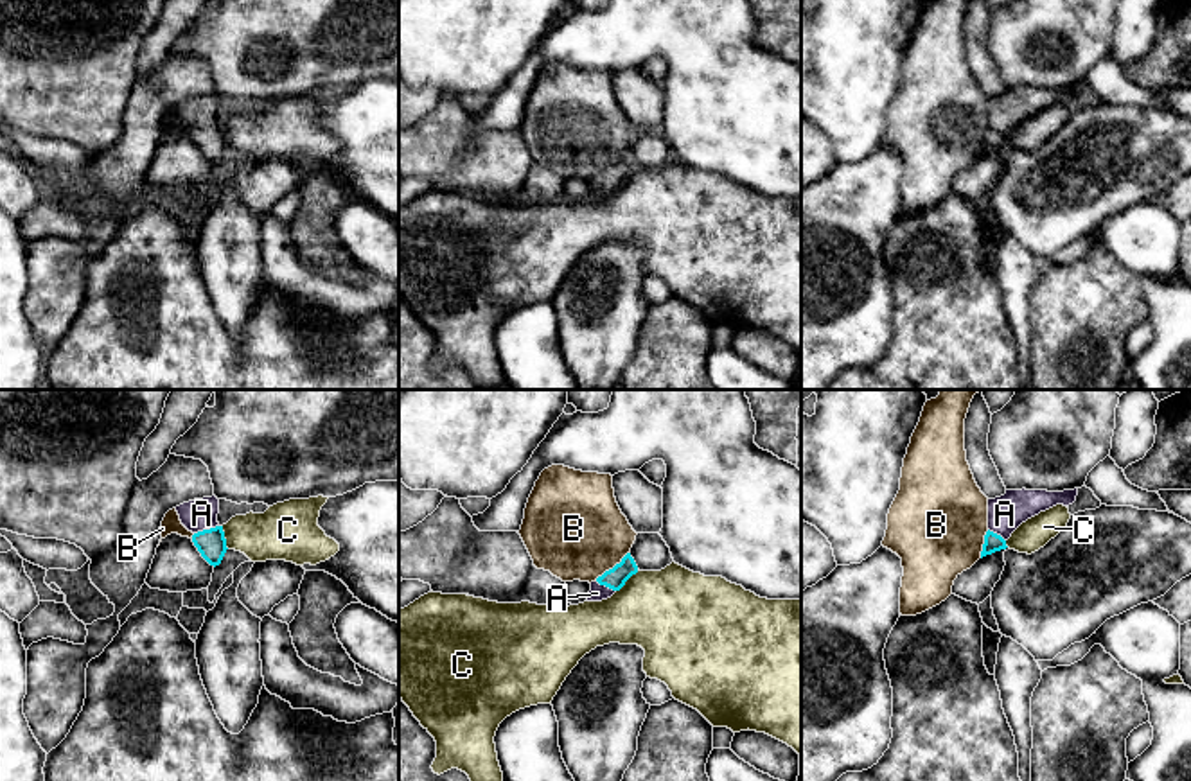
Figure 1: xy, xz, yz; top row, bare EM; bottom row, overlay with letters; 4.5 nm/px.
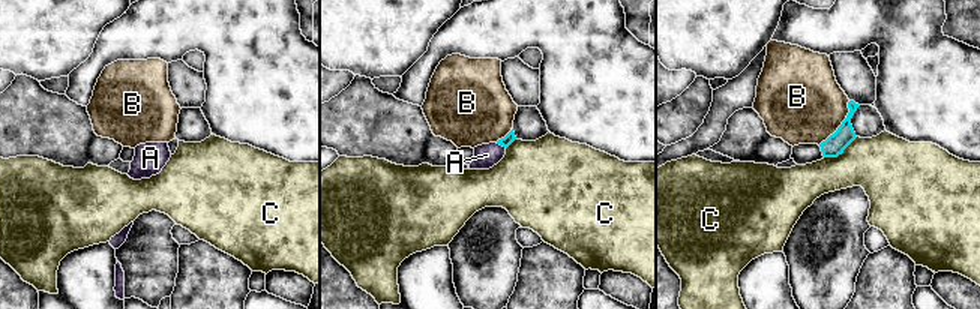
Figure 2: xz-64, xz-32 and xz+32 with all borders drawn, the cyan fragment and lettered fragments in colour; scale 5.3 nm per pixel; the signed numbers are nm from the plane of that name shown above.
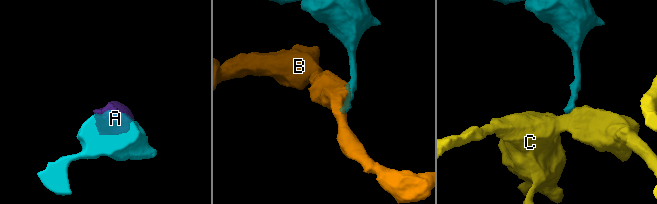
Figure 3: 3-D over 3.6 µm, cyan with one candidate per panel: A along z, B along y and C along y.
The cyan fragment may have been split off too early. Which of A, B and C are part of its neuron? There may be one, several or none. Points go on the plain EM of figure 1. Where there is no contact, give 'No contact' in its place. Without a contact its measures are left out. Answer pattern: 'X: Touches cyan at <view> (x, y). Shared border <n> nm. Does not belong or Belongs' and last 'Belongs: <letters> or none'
A: Touches cyan at xy (205, 128). Shared border 120 nm. Belongs
B: Touches cyan at xz (613, 166). Shared border 200 nm. Does not belong
C: Touches cyan at xz (627, 176). Shared border 140 nm. Does not belong
Belongs: A

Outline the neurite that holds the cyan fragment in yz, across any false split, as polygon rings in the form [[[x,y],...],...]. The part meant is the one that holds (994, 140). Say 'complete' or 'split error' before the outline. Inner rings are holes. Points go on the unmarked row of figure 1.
split error | [[[1078,86],[1063,90],[1047,88],[1006,88],[1004,93],[988,97],[988,129],[981,156],[1006,147],[1006,138],[1028,117],[1056,102],[1069,104],[1076,99]]]

